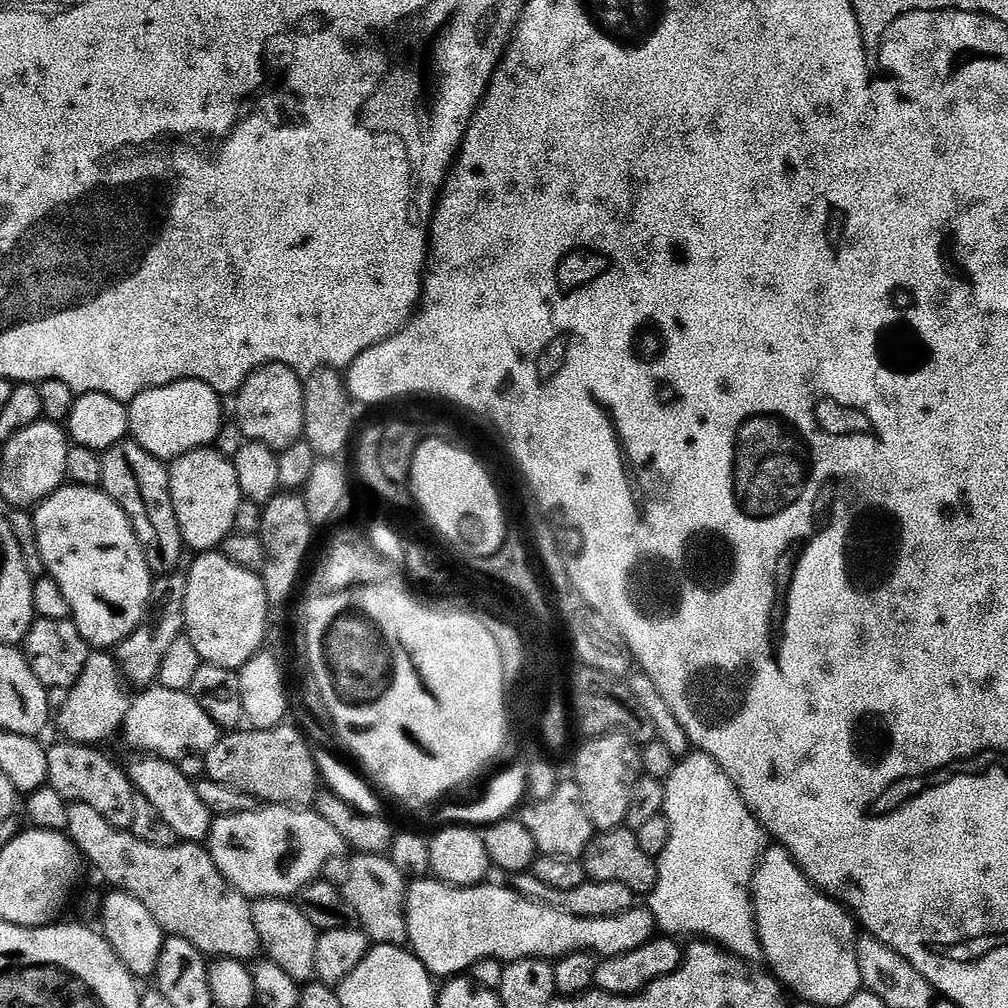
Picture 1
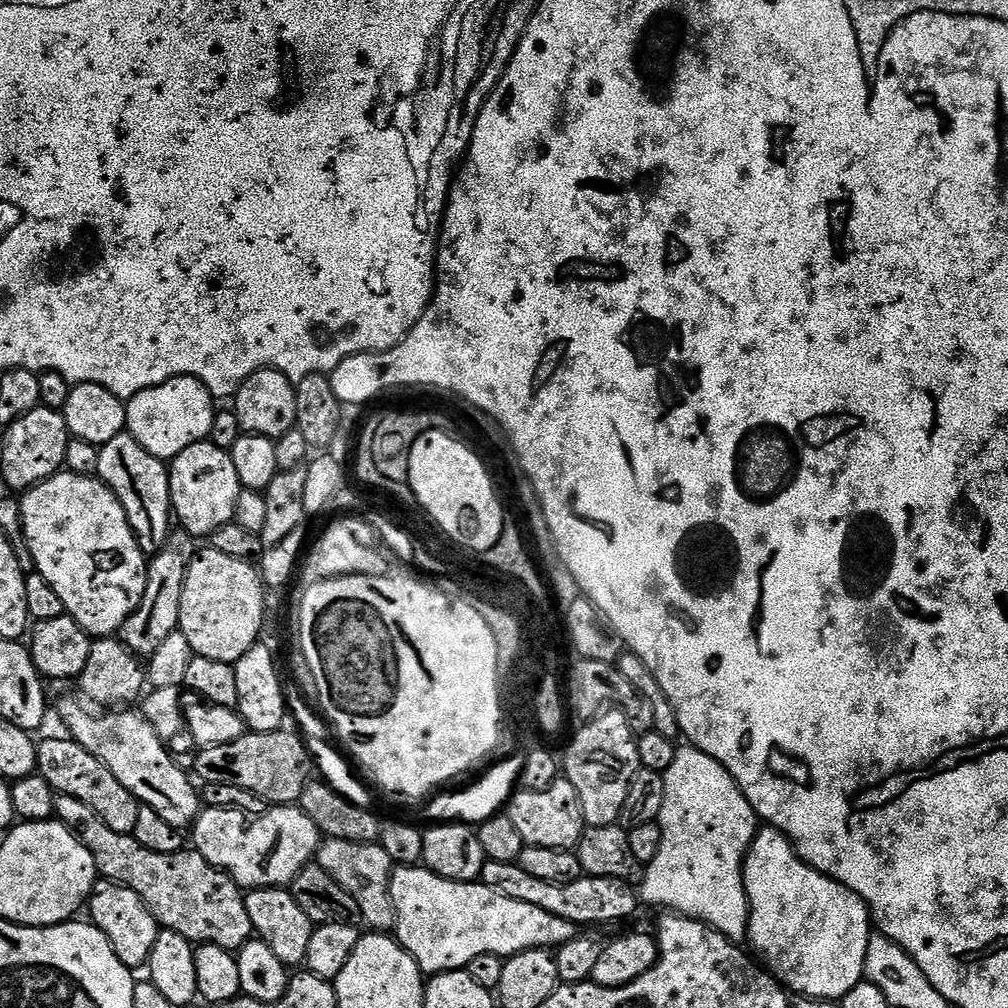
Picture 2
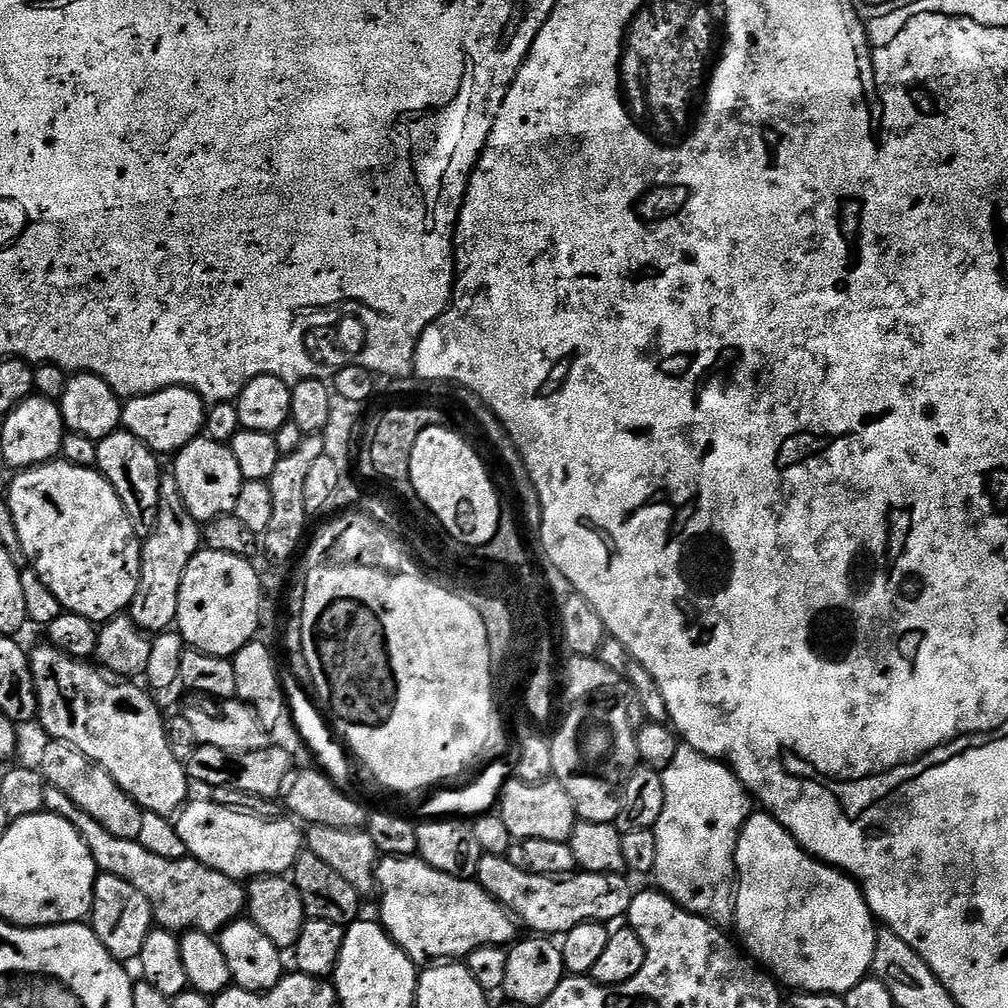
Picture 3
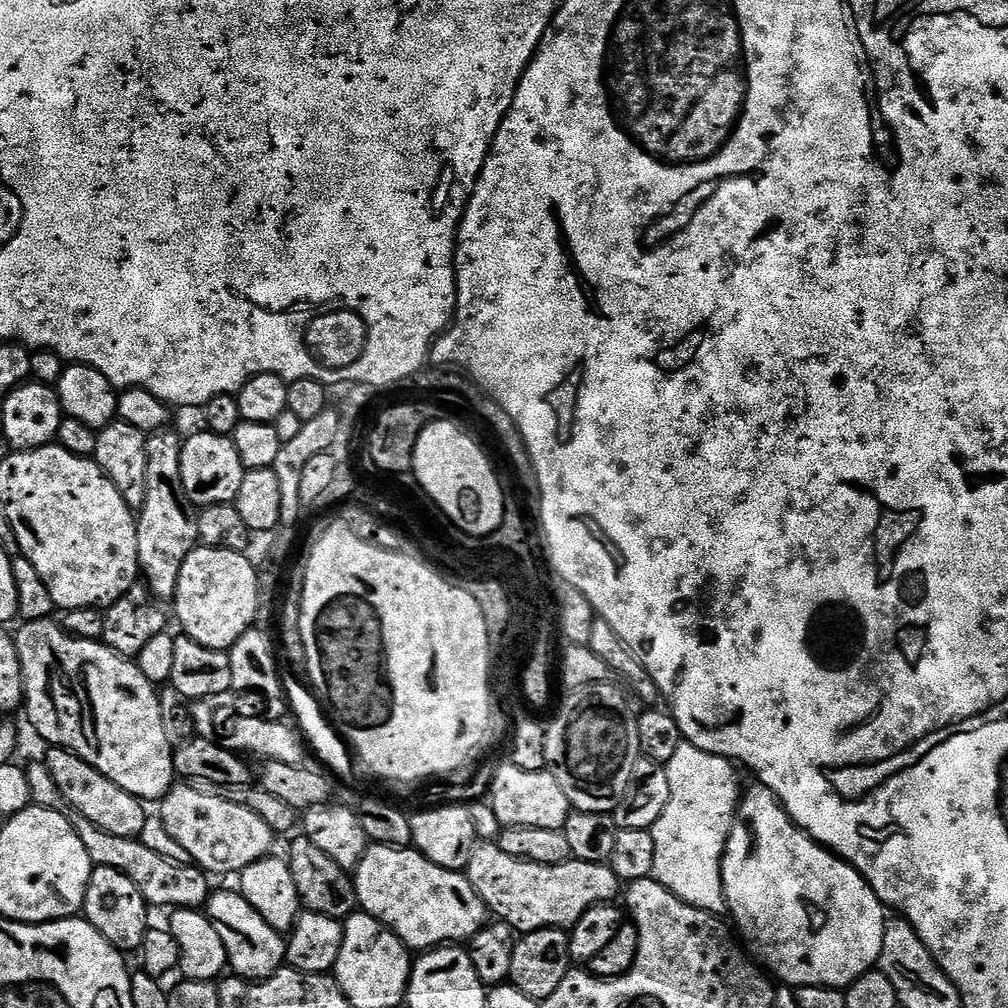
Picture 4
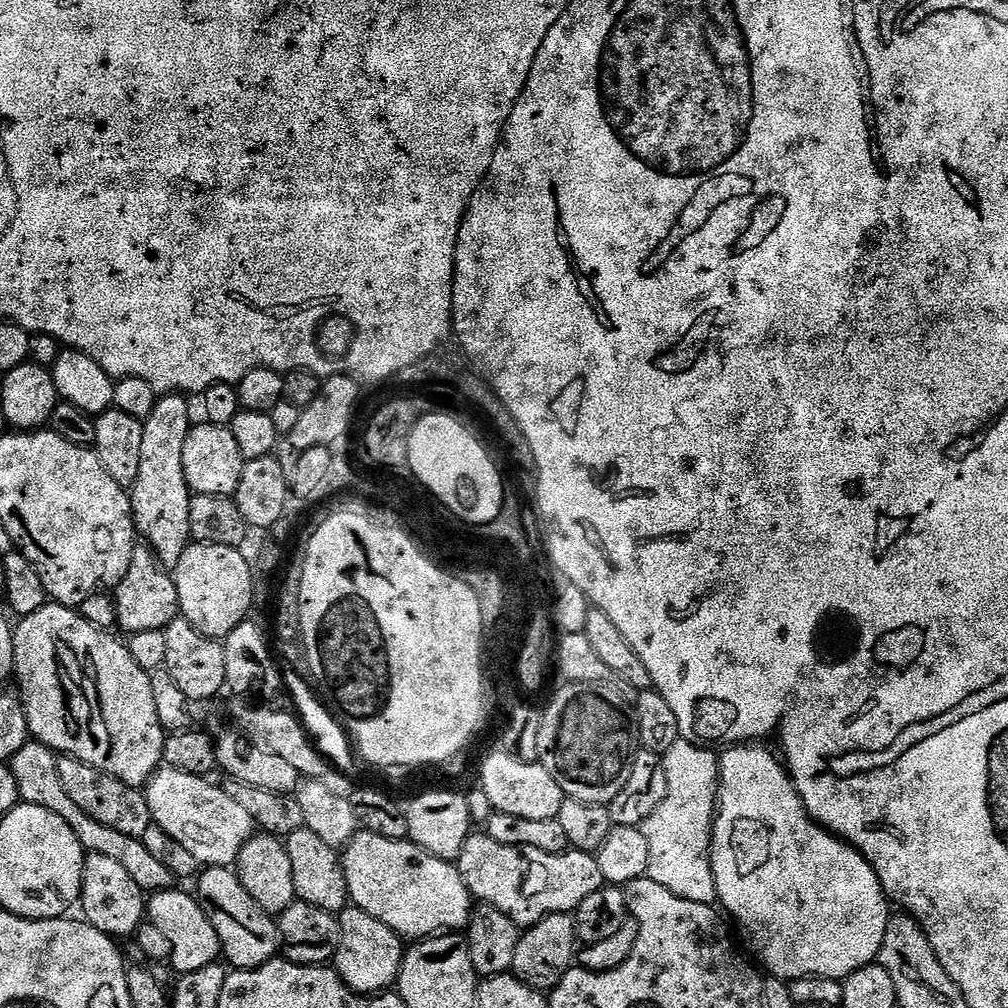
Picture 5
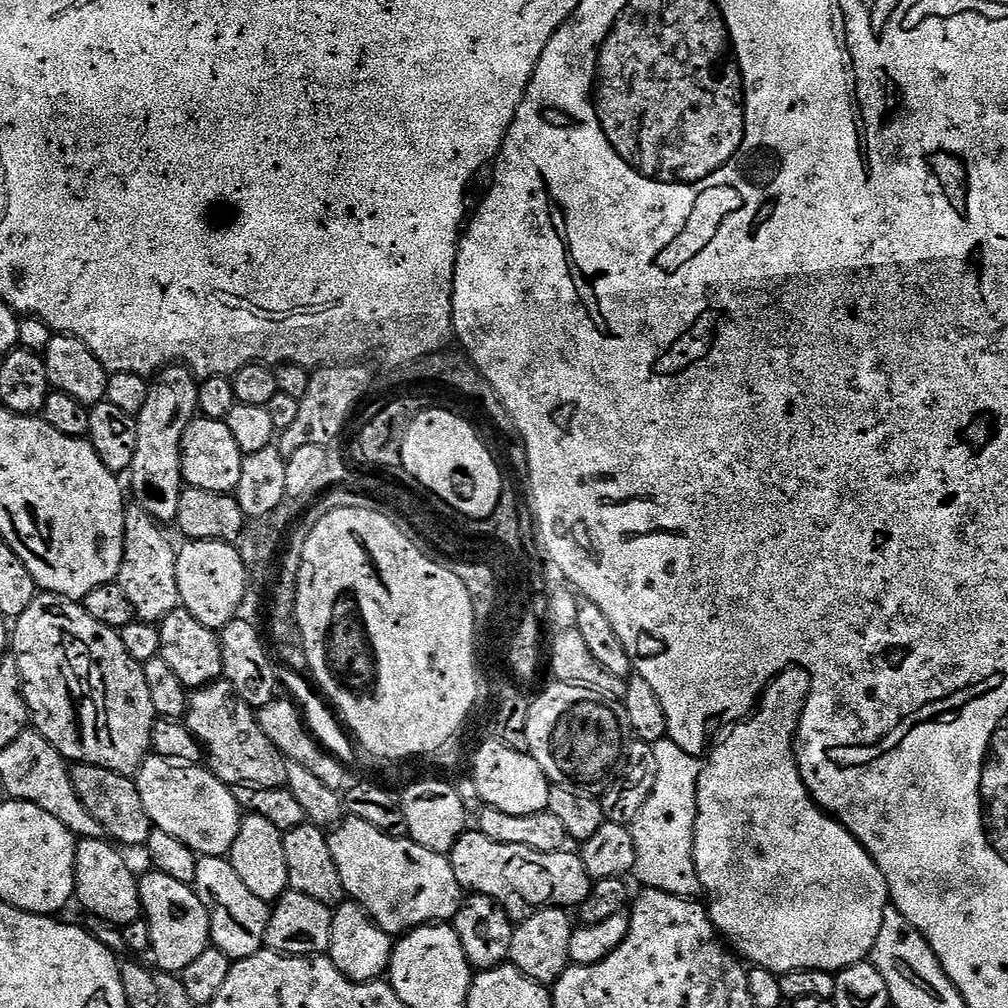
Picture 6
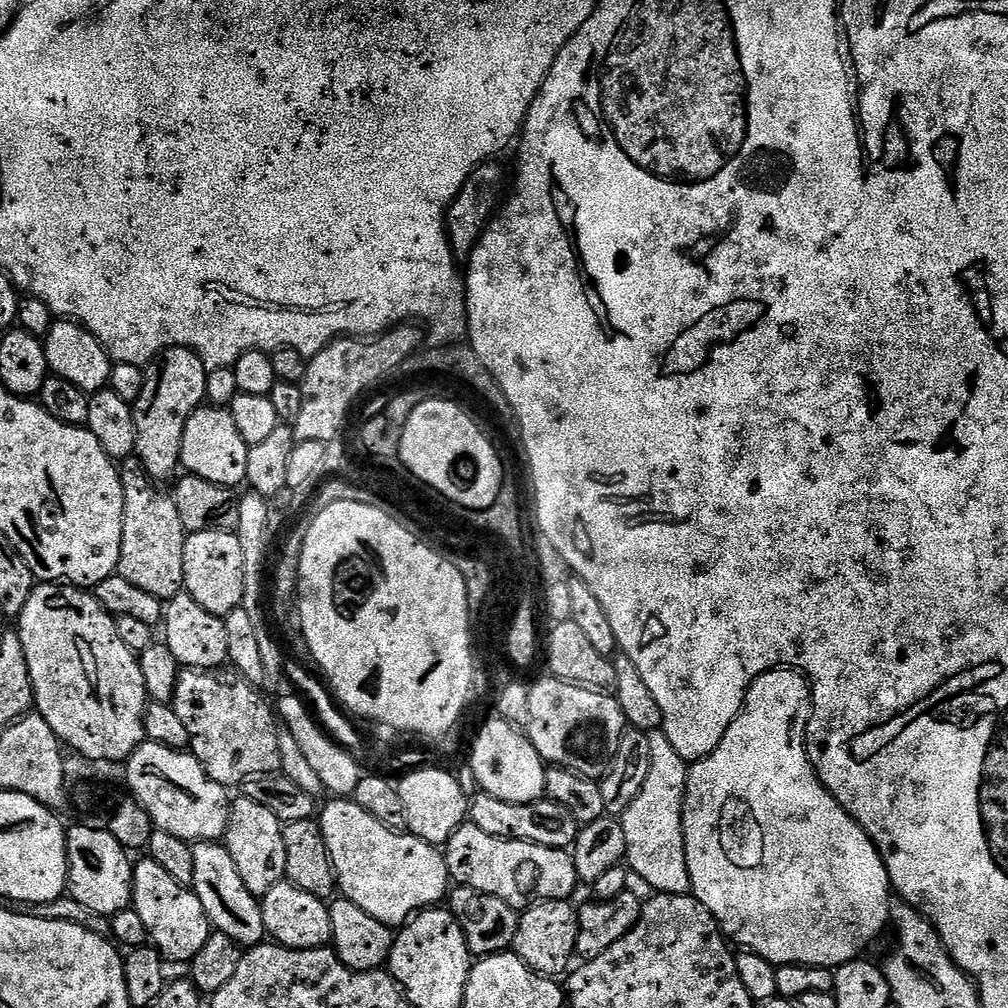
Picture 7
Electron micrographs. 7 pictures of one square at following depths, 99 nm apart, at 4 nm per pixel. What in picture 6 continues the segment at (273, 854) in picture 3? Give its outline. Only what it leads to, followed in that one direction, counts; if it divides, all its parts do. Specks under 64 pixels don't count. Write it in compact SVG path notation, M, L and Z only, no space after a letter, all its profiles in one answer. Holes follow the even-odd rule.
M152 754L140 765L134 779L138 794L142 794L142 806L146 806L146 814L150 814L155 827L166 830L166 834L174 834L178 842L186 842L186 846L190 846L190 850L194 850L197 857L227 857L231 853L234 838L238 838L242 809L234 798L232 788L220 781L213 772L208 771L207 767L182 764Z

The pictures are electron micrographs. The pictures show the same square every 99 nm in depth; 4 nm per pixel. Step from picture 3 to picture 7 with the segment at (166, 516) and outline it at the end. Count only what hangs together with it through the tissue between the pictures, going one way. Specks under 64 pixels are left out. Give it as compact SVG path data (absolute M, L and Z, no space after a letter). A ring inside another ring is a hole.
M168 348L144 368L142 394L138 394L132 405L132 413L134 430L138 430L135 455L152 480L171 481L177 475L181 467L182 434L186 434L186 422L190 422L192 415L205 403L209 371L202 358L189 348Z

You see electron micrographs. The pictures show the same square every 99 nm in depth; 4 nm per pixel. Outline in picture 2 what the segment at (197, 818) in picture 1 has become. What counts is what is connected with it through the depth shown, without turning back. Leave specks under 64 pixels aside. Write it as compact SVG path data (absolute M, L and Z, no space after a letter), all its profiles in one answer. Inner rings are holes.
M73 696L66 697L60 704L60 720L68 727L67 735L106 765L110 774L114 774L143 807L156 811L164 821L170 822L170 826L191 829L202 811L201 793L195 788L193 777L189 773L188 777L172 761L169 745L161 740L148 719L136 710L108 710L101 714L83 699Z

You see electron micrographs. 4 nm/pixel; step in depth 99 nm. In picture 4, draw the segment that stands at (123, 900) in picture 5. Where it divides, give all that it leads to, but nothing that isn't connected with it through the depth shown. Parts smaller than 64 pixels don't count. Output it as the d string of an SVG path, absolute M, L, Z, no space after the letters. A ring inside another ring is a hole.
M93 867L92 877L86 886L86 898L84 899L83 919L89 920L111 944L125 954L135 953L142 946L150 927L148 921L149 904L142 898L142 890L113 868Z

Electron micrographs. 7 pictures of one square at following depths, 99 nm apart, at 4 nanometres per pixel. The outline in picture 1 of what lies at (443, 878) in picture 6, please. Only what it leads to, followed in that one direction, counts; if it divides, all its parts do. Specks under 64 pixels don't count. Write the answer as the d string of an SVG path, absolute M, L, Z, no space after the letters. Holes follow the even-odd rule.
M435 878L409 883L407 947L433 977L459 977L482 958L555 962L575 952L591 952L600 958L621 956L646 946L658 932L654 914L647 906L637 906L610 918L582 918L528 900L511 887L499 888L492 883L477 884L474 888L456 888Z

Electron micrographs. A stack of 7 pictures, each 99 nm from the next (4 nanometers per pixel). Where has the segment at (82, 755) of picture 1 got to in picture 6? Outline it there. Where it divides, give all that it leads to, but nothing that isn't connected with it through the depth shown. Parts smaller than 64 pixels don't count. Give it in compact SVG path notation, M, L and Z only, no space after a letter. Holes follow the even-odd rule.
M77 763L69 767L68 773L70 782L74 782L74 794L78 794L78 798L82 798L82 806L94 814L109 841L125 849L147 845L154 825L150 814L146 814L146 806L142 806L142 794L138 794L138 786L132 776L106 770L106 766Z

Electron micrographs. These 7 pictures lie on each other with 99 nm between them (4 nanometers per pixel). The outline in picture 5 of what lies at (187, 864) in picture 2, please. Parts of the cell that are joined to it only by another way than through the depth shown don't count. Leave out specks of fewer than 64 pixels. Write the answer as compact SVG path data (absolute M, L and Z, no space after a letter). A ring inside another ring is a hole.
M30 742L26 746L22 746L22 750L18 750L18 754L14 754L14 758L10 761L10 767L21 801L34 806L42 806L46 810L58 814L58 818L62 818L62 822L66 822L66 826L70 826L70 830L74 830L74 838L78 838L85 853L106 854L106 858L116 859L130 873L130 878L134 878L134 882L138 882L138 886L145 894L171 889L174 877L170 874L170 870L166 870L166 866L162 866L162 862L157 862L150 855L150 850L146 850L141 837L118 834L118 830L110 830L110 826L102 826L102 822L94 822L94 818L90 818L90 814L86 814L86 810L81 810L66 795L62 781L58 779L57 759L57 753L39 742Z

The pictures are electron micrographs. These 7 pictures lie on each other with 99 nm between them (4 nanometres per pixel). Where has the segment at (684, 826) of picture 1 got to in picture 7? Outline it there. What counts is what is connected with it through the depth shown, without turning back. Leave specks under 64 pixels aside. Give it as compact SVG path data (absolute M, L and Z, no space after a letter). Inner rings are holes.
M663 730L658 732L647 733L650 742L650 774L646 774L646 782L642 786L642 790L638 790L638 798L634 798L634 802L630 802L630 806L624 811L624 815L619 817L622 830L626 830L626 864L627 867L642 878L646 878L646 882L650 882L653 893L663 894L665 896L686 896L691 893L692 883L690 882L690 870L686 866L686 846L684 845L684 795L686 794L686 786L688 785L689 761L682 758L682 754L678 754L678 750L674 750L674 746L670 746L670 738L666 738Z

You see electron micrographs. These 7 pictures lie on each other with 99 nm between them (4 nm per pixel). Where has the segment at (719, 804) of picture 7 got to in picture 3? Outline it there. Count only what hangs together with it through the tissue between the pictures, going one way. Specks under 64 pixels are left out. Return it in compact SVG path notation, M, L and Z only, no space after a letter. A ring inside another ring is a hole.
M763 810L753 811L740 832L736 843L734 880L735 935L747 955L767 969L781 985L789 984L789 989L801 992L846 994L872 972L878 924L863 888L839 868L832 868L811 856L774 817Z

